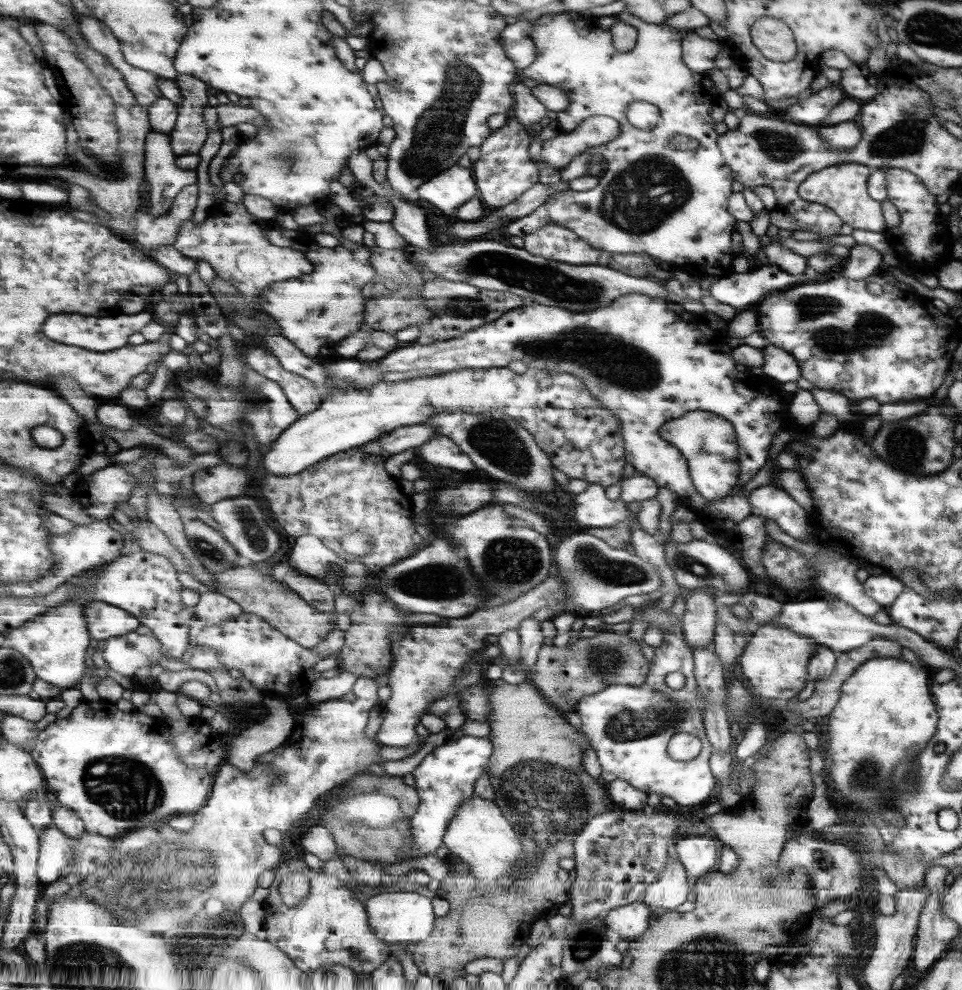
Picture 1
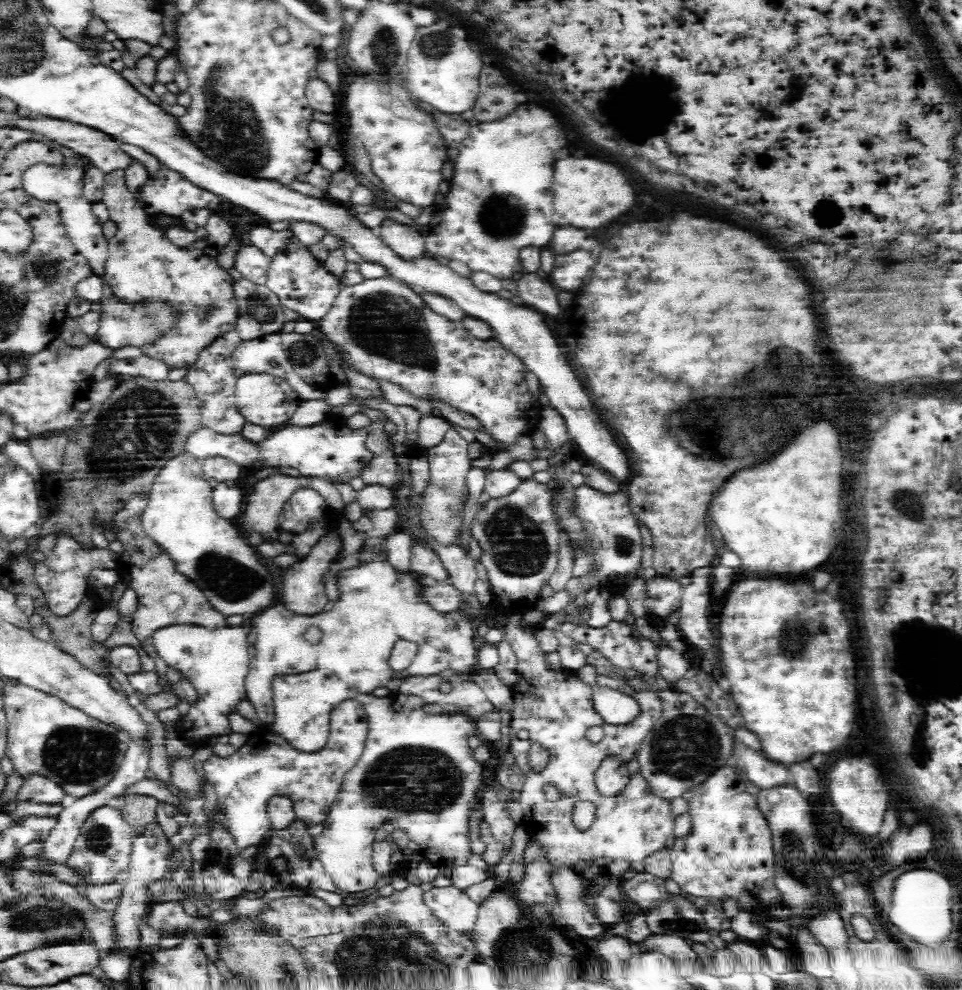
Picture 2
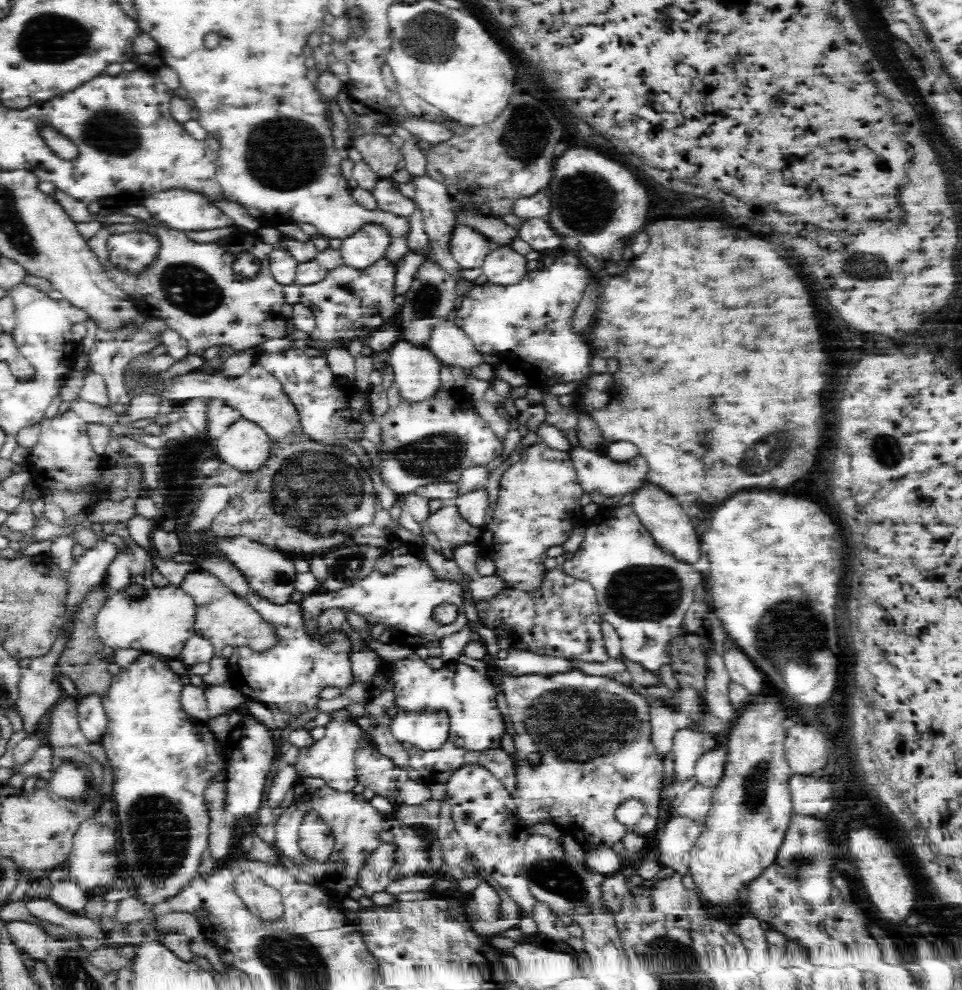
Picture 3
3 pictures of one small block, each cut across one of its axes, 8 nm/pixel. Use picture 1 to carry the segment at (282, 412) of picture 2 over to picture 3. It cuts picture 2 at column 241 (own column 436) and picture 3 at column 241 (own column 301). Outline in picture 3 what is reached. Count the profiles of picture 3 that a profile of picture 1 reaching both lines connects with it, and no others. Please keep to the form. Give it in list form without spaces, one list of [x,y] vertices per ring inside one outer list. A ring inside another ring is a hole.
[[[240,418],[218,438],[218,456],[240,472],[258,472],[270,458],[272,440],[264,428]]]

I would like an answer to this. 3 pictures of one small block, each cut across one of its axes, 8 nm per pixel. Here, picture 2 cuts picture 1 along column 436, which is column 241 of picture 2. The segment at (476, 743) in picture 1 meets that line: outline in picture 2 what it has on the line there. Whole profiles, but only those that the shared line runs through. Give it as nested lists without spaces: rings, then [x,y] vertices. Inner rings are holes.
[[[356,700],[342,702],[332,712],[332,730],[326,748],[320,754],[302,754],[292,750],[282,738],[270,730],[248,736],[248,742],[240,752],[228,758],[210,756],[202,762],[202,772],[218,794],[218,816],[230,834],[236,854],[248,846],[260,846],[262,836],[270,830],[270,820],[264,802],[270,794],[286,794],[294,802],[296,820],[302,820],[308,828],[320,826],[330,814],[330,804],[338,798],[346,774],[358,766],[366,752],[370,724],[366,722],[366,710]]]

